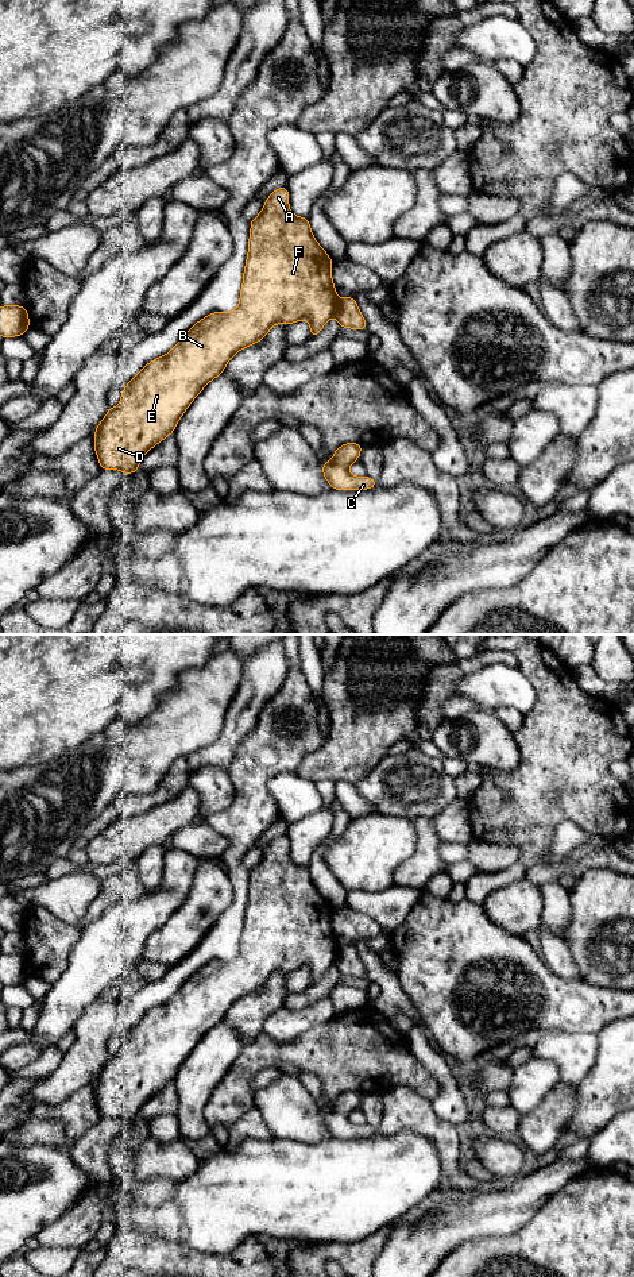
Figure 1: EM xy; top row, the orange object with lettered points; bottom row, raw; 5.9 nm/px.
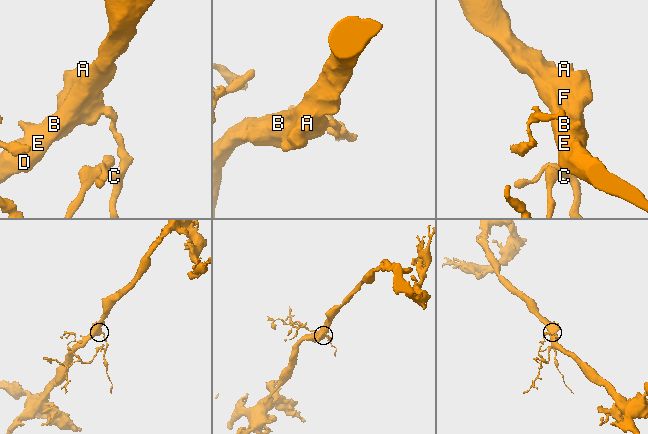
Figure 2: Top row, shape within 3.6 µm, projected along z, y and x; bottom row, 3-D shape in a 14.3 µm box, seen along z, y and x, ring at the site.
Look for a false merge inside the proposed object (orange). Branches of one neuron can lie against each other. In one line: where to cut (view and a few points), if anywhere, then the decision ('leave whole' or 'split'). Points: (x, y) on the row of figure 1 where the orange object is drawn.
cut in xy along (339, 299), (333, 316); split

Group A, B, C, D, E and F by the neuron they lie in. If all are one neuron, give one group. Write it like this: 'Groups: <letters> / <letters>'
Groups: A B D E F / C

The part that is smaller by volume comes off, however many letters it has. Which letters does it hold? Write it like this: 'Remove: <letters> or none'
Remove: C

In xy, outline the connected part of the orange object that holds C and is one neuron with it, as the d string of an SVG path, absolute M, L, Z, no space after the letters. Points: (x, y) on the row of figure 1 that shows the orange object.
M347 443L340 445L333 458L321 464L322 472L333 490L367 490L378 485L370 477L353 477L349 474L349 466L359 460L362 445L359 443Z

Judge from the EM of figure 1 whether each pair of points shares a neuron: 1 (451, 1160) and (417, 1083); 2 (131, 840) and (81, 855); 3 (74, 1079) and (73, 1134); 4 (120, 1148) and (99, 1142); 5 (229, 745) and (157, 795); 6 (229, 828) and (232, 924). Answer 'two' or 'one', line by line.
1: two
2: two
3: two
4: two
5: two
6: one

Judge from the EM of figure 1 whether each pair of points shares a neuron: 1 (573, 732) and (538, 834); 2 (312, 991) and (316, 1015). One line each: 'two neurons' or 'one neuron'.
1: one neuron
2: two neurons

